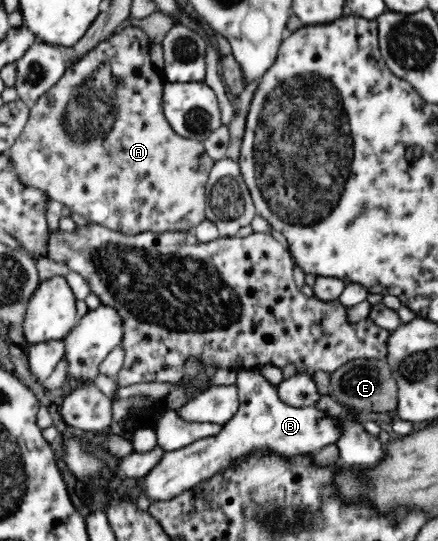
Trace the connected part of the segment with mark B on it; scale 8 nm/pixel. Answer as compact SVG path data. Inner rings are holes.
M240 369L234 382L239 394L239 409L217 436L201 438L178 450L168 450L152 470L129 485L133 496L146 496L150 502L170 501L190 490L212 474L224 470L236 458L256 450L271 450L282 456L317 454L324 447L336 445L344 435L342 421L314 406L290 406L278 394L278 384L268 382L257 369Z

